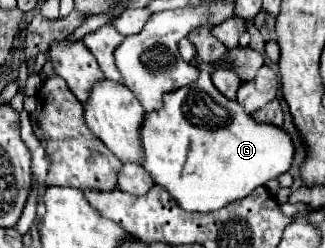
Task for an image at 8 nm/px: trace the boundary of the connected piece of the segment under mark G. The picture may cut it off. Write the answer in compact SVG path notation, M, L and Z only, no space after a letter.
M208 70L200 72L202 74L196 78L196 94L194 86L184 86L166 94L164 106L156 112L146 114L140 136L146 150L144 170L154 178L154 182L164 186L184 210L214 212L234 200L248 196L254 188L264 186L268 180L286 174L294 158L294 142L282 128L270 126L266 122L256 122L242 110L236 100L228 100L216 90Z

